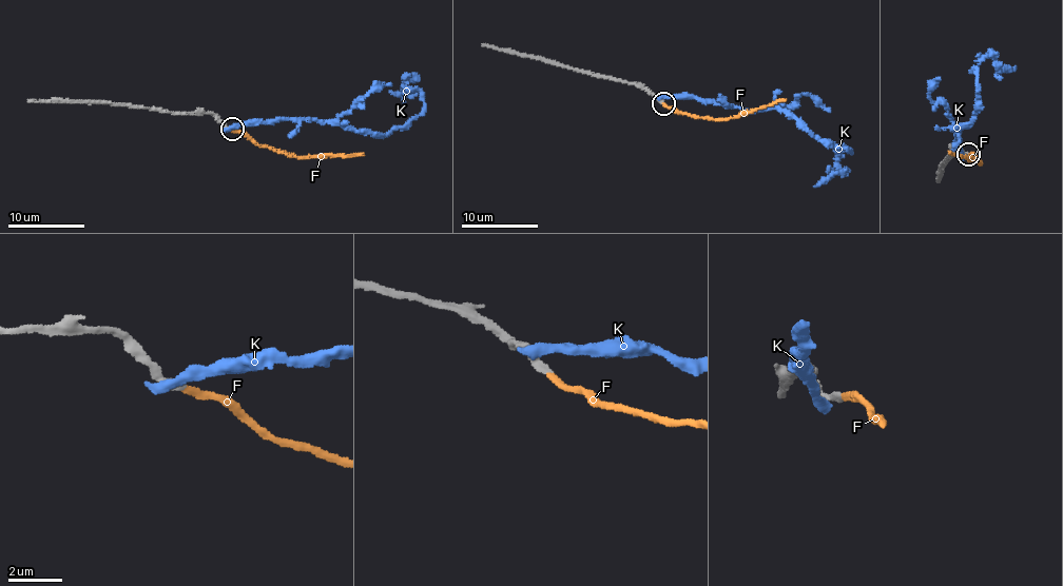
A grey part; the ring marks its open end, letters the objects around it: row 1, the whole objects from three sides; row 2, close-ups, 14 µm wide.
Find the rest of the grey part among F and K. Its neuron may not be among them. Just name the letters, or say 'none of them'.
F

